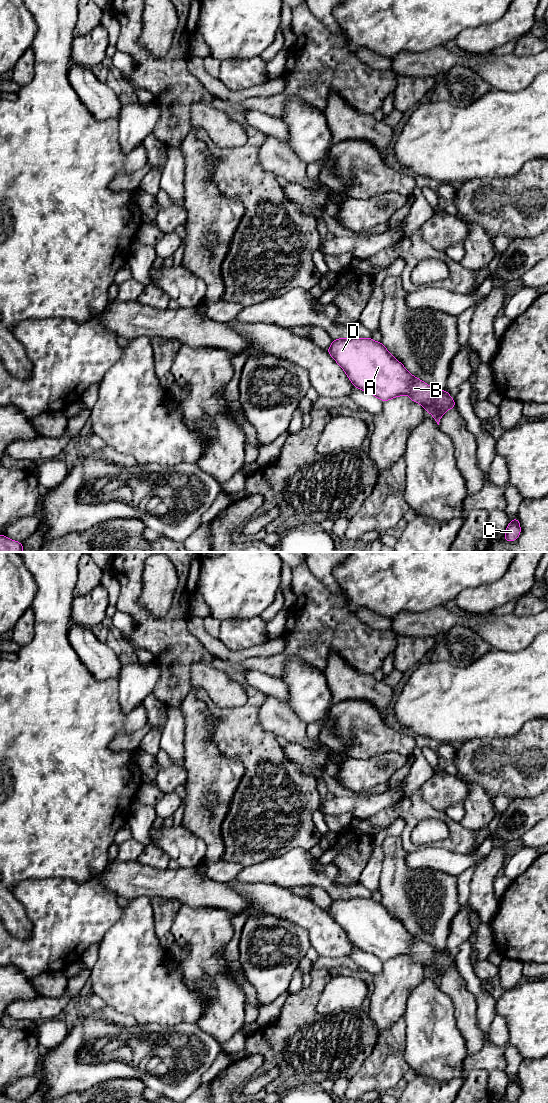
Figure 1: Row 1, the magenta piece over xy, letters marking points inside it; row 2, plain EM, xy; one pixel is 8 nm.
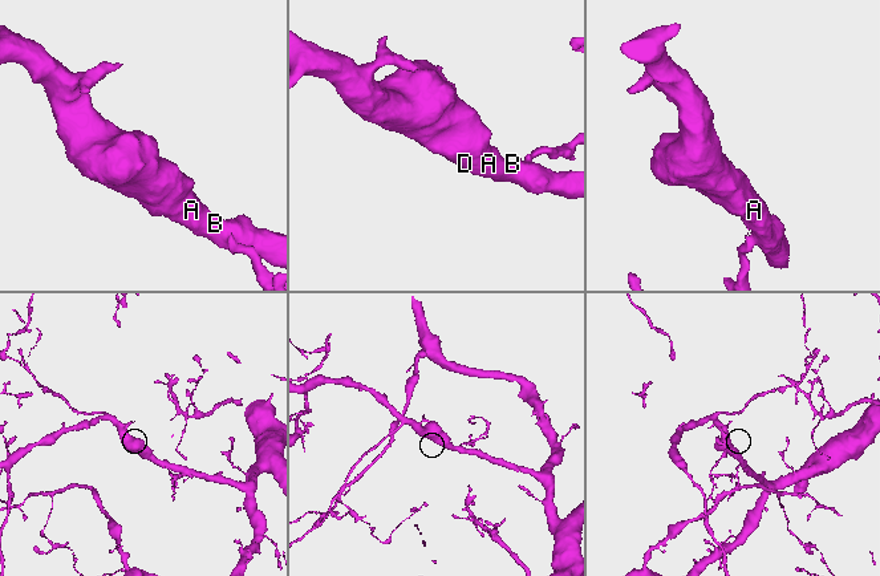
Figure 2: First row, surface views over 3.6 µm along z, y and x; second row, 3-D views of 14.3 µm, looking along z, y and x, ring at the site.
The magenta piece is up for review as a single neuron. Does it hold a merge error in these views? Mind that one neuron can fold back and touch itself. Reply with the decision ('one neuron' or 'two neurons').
two neurons

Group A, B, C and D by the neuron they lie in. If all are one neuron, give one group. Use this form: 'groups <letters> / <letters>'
groups A B D / C

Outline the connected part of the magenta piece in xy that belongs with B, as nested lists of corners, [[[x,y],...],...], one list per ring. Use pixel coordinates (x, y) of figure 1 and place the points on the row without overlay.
[[[342,897],[332,900],[331,906],[326,911],[341,926],[356,948],[376,956],[382,962],[408,954],[411,961],[421,964],[428,973],[432,975],[438,973],[440,976],[456,966],[454,959],[445,949],[436,950],[414,937],[381,902],[376,902],[371,898],[346,899]]]

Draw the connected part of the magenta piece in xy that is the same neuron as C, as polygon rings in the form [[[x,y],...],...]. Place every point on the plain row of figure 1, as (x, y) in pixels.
[[[518,1077],[514,1078],[508,1085],[506,1093],[503,1096],[503,1099],[513,1102],[515,1101],[521,1093],[521,1087],[518,1081]]]

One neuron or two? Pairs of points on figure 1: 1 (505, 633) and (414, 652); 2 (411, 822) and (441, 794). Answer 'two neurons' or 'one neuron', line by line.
1: two neurons
2: two neurons

